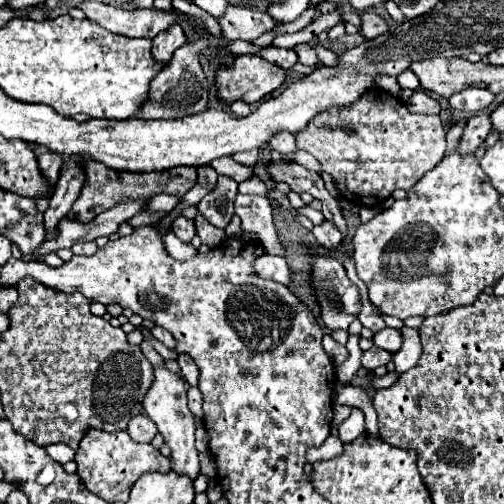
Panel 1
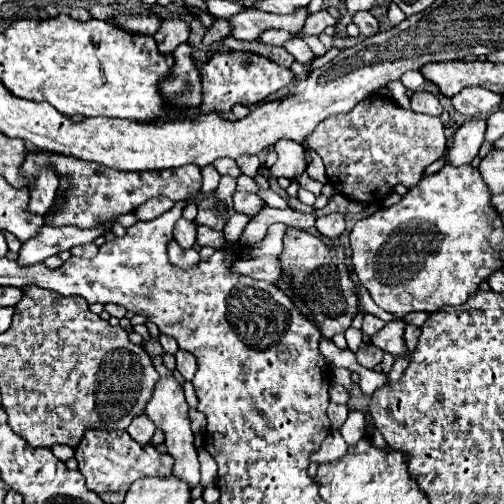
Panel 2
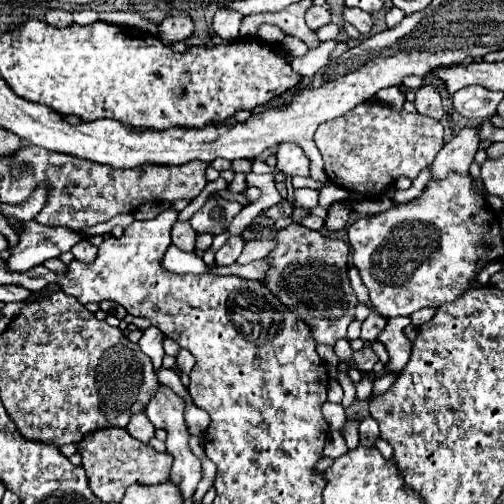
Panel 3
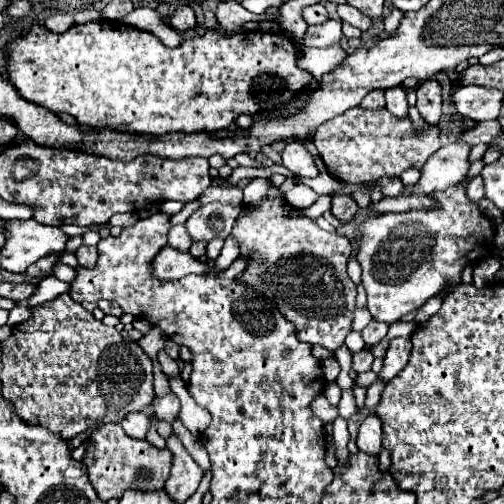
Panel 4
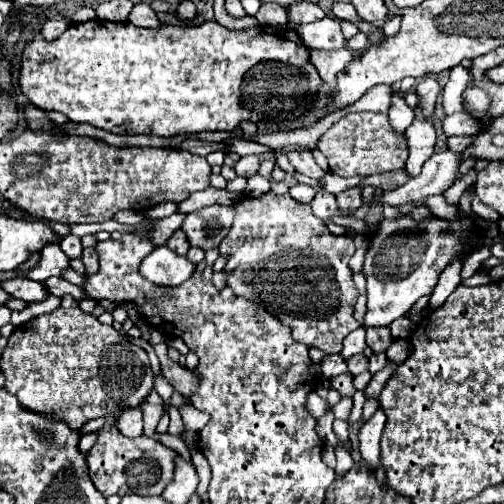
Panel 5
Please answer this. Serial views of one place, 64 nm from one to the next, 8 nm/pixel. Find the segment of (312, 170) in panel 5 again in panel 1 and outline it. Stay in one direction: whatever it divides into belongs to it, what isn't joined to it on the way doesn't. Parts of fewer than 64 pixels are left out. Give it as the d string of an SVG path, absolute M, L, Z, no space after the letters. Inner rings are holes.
M276 132L276 136L272 136L272 140L268 142L272 150L278 150L284 158L284 162L290 162L290 156L292 152L296 150L296 144L294 144L294 136L290 132Z

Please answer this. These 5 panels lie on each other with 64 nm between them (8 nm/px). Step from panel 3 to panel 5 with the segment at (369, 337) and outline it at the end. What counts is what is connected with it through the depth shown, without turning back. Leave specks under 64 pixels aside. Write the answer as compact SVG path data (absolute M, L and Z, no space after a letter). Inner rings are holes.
M366 328L366 344L372 348L372 352L384 352L390 342L390 328Z

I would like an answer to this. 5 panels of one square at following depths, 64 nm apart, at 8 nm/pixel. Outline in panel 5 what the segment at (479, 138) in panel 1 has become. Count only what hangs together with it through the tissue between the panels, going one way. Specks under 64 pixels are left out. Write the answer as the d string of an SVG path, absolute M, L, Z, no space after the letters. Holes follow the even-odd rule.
M452 150L434 152L424 162L420 176L416 176L414 180L408 180L404 186L396 190L382 194L384 204L400 206L404 202L420 200L432 194L444 194L456 182L456 174L462 160L464 160L462 152L452 152Z

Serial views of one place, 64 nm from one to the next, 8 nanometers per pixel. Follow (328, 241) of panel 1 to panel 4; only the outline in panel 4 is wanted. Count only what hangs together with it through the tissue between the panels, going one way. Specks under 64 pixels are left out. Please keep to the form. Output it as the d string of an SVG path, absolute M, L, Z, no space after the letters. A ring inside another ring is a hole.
M334 196L332 198L332 214L338 222L346 224L356 212L358 212L358 206L352 200L352 196Z

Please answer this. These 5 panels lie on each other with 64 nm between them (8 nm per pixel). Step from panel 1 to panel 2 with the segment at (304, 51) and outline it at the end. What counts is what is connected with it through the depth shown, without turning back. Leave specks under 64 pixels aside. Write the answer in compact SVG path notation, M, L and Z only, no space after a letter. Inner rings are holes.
M300 38L288 40L288 42L284 44L284 48L296 58L296 62L310 62L310 60L314 58L314 54L312 54L312 50L308 48L308 44L306 44L304 40L300 40Z

